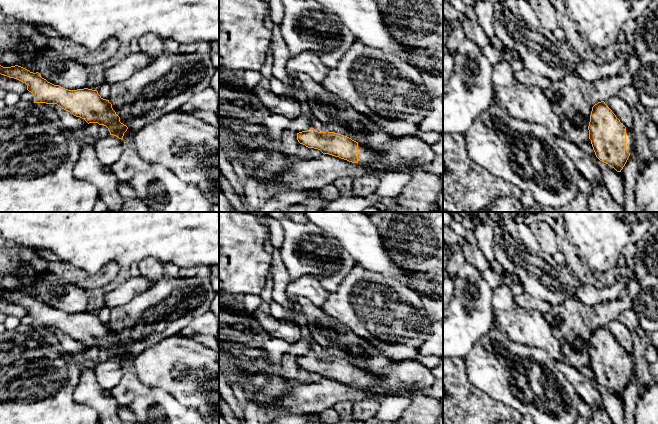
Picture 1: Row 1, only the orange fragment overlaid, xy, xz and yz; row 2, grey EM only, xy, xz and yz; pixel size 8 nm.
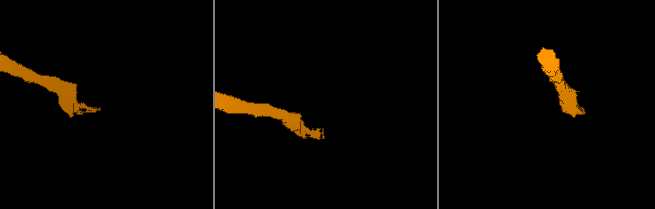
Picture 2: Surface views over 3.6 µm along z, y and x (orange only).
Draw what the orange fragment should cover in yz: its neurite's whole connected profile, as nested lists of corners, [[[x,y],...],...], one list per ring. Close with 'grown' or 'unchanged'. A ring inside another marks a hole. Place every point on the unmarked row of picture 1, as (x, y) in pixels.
[[[604,325],[592,331],[588,354],[596,381],[621,396],[635,373],[633,357],[626,353]]]; grown

